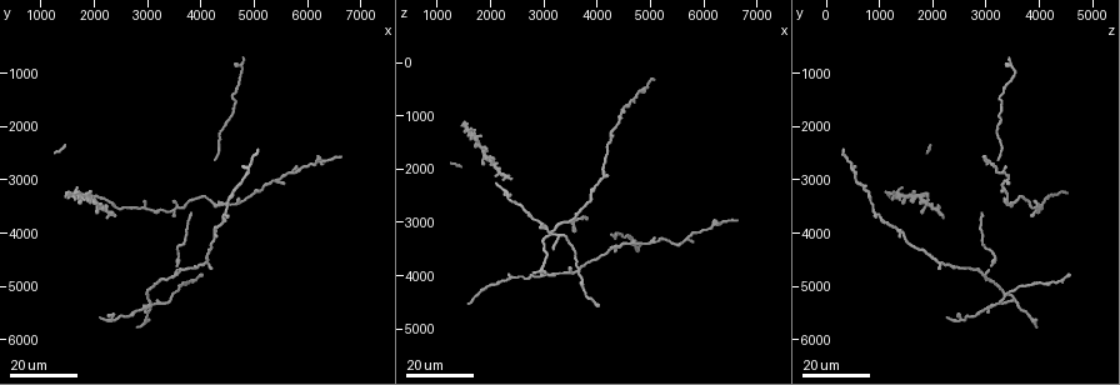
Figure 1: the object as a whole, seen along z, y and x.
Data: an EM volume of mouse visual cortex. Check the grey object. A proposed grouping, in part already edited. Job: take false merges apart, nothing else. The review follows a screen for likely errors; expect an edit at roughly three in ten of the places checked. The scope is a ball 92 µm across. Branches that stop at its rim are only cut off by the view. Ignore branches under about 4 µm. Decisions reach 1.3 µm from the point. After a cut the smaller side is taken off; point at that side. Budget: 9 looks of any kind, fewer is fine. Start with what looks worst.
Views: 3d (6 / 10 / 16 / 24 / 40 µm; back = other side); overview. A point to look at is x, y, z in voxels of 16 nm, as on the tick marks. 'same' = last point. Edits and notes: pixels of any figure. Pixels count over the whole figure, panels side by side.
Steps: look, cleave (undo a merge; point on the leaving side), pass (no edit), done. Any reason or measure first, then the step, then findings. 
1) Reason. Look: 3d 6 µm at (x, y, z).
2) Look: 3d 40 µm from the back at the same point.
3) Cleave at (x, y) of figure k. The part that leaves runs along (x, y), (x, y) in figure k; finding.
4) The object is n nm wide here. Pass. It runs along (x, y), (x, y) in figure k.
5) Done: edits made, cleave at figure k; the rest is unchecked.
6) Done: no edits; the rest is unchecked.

Look: 3d 24 µm at (3300, 5300, 3200).

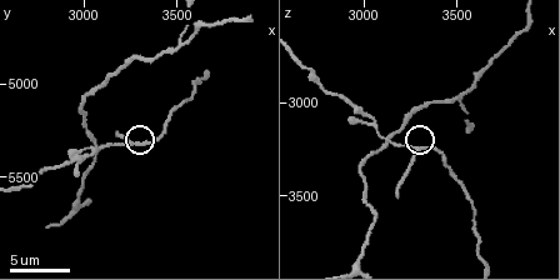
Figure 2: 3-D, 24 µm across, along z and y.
Look: 3d 6 µm at (3280, 5320, 3260).

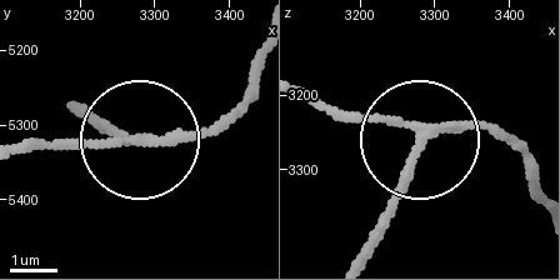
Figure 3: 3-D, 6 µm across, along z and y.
Pass. Continuous, no second neuron.

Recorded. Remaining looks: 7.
Branch point. Look: 3d 10 µm at (3520, 4800, 2960).

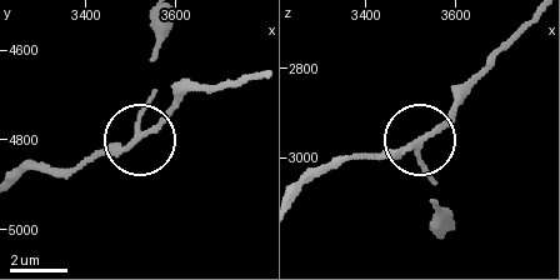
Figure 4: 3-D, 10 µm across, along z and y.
Pass. It runs along (441, 231), (418, 140), (344, 159) in figure 4; continuous, no second neuron.

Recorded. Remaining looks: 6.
Thin neck. Look: 3d 16 µm at (6200, 2700, 3050).

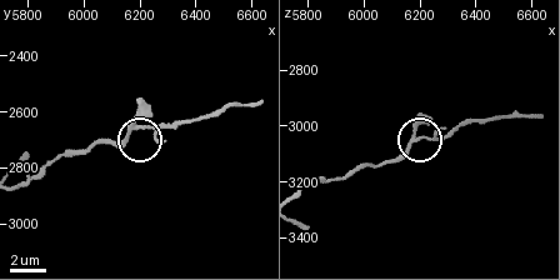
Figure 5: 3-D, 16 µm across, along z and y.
Look: 3d 6 µm at (6230, 2650, 3040).

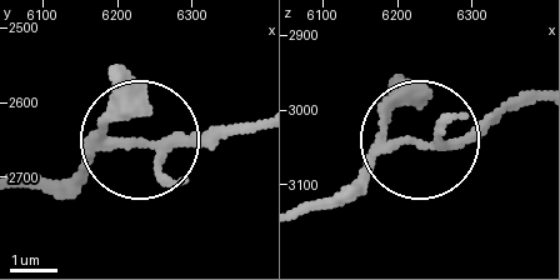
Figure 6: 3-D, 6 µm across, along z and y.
The object is 180 nm wide here. Pass. It runs along (309, 208), (393, 144), (440, 149), (536, 100) in figure 6; one neuron here.

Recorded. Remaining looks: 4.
Narrows sharply. Look: 3d 16 µm at (4350, 3500, 3500).

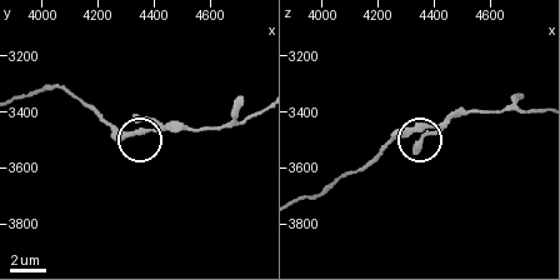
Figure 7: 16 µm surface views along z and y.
Look: 3d 6 µm at (4420, 3470, 3450).

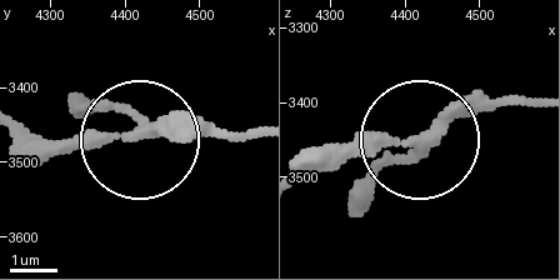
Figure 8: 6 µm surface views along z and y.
3 arms meet here. Pass. One neuron here.

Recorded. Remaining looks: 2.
Done: no edits; the rest is unchecked.

